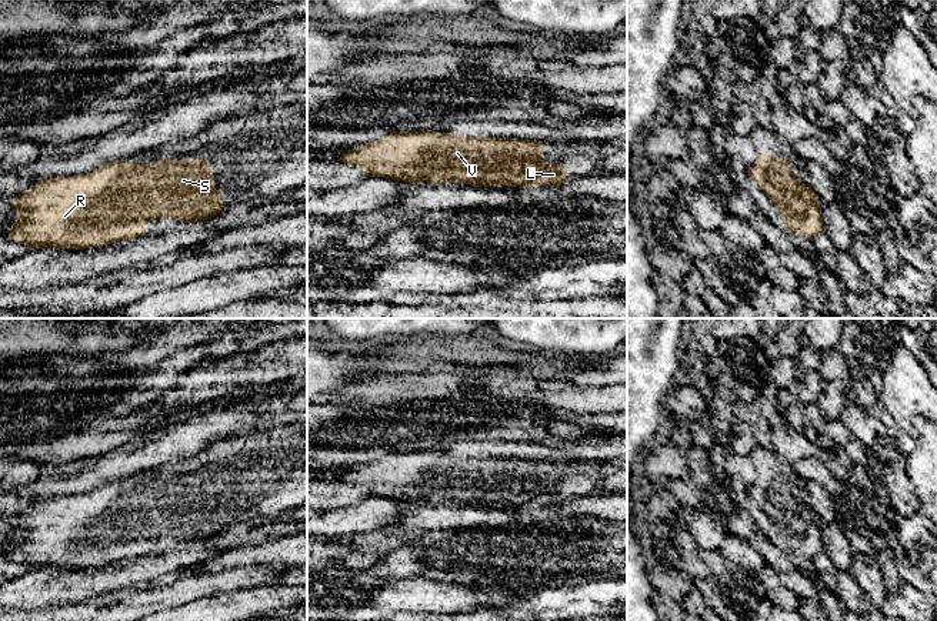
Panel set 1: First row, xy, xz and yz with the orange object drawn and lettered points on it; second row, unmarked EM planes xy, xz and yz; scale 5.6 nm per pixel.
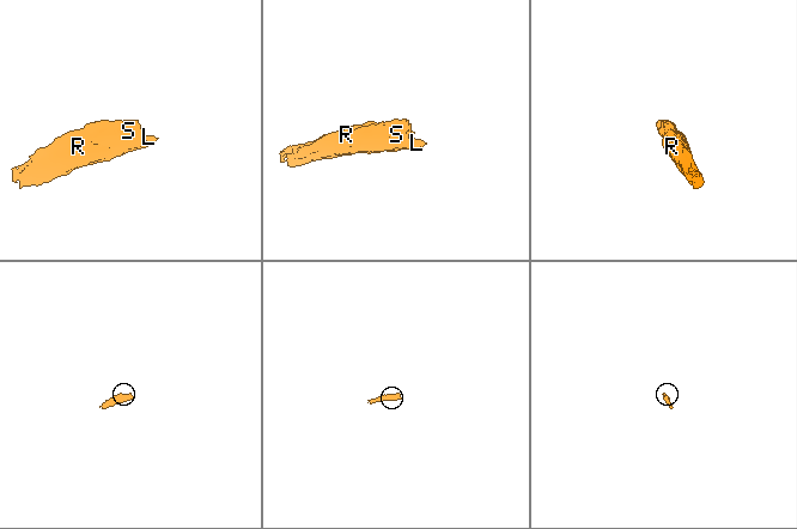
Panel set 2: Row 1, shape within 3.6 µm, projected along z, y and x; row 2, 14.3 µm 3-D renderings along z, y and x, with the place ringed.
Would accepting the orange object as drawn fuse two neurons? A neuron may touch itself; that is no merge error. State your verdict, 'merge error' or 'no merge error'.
no merge error

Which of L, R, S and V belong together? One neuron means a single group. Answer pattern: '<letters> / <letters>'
L R S V

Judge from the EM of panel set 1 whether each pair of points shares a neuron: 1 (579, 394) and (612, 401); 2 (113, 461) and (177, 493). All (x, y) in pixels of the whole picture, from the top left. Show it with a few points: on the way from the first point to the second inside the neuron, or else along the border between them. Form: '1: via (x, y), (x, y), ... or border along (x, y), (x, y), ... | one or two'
1: via (587, 399), (603, 399) | one
2: border along (123, 478), (106, 481), (97, 487) | two

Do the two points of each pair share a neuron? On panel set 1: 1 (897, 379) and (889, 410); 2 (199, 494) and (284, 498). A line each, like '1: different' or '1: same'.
1: same
2: same

